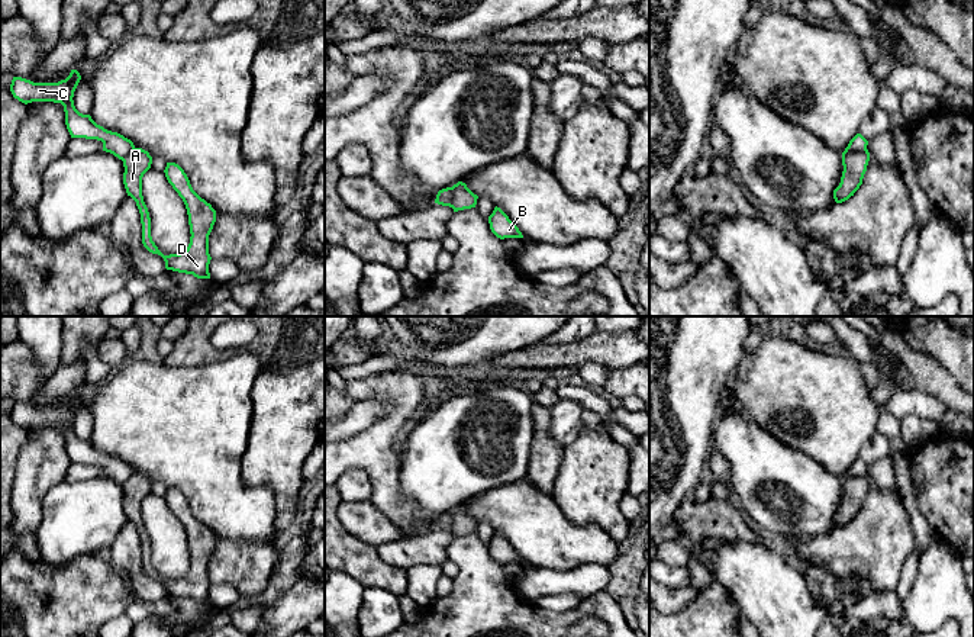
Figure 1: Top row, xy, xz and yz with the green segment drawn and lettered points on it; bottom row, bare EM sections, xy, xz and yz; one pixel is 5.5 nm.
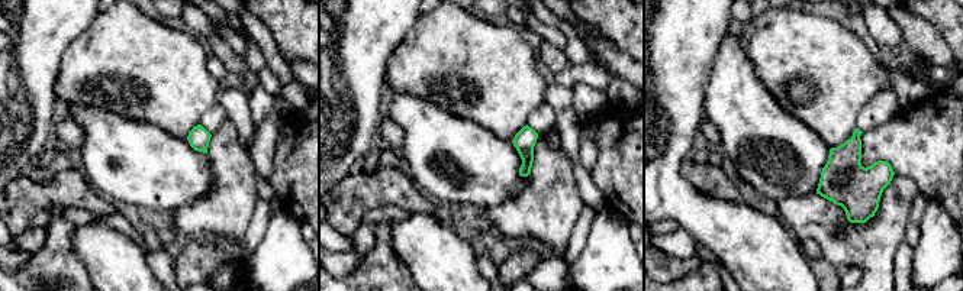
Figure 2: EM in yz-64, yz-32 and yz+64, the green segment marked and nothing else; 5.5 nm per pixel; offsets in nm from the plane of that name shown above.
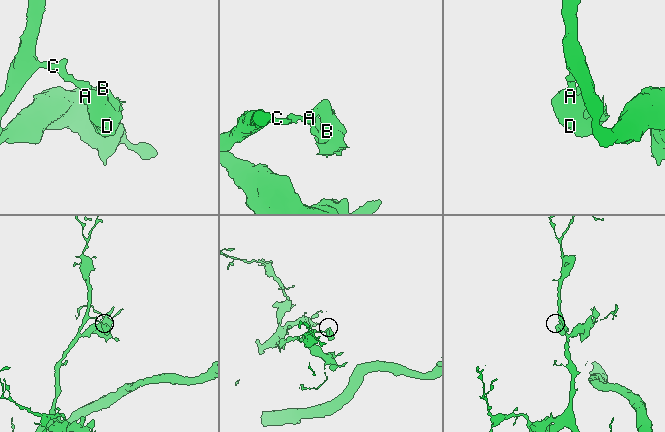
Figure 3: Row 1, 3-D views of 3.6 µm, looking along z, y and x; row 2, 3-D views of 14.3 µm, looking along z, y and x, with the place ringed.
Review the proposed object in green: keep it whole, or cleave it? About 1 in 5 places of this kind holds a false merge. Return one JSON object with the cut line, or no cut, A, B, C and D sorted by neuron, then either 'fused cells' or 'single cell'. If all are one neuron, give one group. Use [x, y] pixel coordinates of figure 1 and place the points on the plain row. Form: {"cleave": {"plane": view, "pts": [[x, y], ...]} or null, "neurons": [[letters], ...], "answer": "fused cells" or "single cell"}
{"cleave": {"plane": "yz", "pts": [[867, 475], [844, 478]]}, "neurons": [["A", "B", "D"], ["C"]], "answer": "fused cells"}

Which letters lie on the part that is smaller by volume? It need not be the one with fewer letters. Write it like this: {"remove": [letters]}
{"remove": ["A", "B", "D"]}

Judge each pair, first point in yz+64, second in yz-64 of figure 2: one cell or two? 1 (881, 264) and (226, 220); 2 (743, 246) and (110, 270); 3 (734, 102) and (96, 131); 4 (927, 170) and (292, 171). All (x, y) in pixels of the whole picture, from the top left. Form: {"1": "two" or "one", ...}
{"1": "one", "2": "one", "3": "one", "4": "one"}

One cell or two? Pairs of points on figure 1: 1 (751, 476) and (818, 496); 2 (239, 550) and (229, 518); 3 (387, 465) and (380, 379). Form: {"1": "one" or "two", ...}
{"1": "one", "2": "two", "3": "one"}

